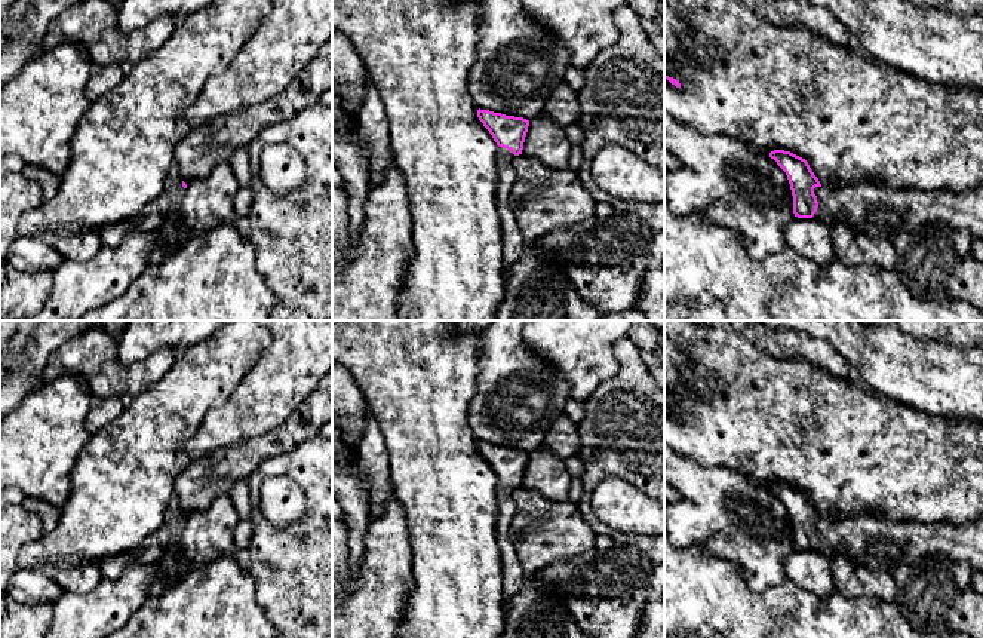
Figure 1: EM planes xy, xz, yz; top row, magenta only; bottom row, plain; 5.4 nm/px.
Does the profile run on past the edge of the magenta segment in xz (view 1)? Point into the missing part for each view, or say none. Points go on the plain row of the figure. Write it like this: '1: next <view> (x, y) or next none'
1: next xz (513, 574)

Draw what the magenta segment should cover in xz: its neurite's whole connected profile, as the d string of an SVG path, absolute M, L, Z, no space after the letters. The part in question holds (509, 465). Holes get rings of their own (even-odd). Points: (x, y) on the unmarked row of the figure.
M480 441L477 450L498 478L495 533L501 553L504 613L507 613L510 601L519 592L525 577L509 530L516 510L512 491L522 487L529 453Z

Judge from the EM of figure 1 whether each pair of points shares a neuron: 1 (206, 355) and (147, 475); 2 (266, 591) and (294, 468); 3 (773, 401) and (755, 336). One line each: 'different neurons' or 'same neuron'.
1: same neuron
2: same neuron
3: different neurons

